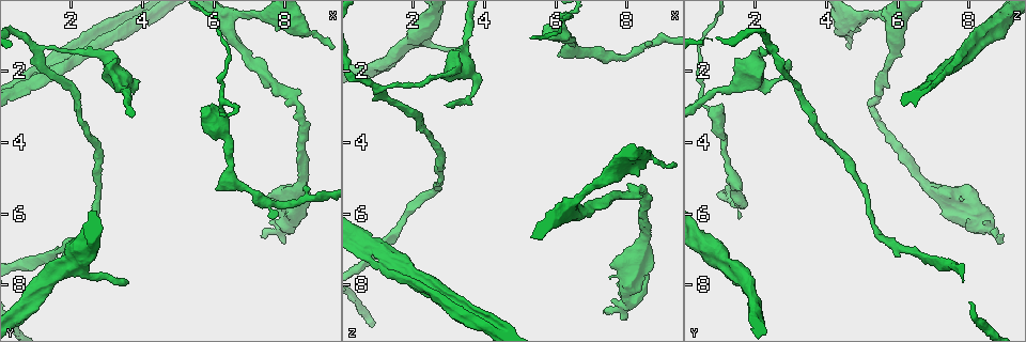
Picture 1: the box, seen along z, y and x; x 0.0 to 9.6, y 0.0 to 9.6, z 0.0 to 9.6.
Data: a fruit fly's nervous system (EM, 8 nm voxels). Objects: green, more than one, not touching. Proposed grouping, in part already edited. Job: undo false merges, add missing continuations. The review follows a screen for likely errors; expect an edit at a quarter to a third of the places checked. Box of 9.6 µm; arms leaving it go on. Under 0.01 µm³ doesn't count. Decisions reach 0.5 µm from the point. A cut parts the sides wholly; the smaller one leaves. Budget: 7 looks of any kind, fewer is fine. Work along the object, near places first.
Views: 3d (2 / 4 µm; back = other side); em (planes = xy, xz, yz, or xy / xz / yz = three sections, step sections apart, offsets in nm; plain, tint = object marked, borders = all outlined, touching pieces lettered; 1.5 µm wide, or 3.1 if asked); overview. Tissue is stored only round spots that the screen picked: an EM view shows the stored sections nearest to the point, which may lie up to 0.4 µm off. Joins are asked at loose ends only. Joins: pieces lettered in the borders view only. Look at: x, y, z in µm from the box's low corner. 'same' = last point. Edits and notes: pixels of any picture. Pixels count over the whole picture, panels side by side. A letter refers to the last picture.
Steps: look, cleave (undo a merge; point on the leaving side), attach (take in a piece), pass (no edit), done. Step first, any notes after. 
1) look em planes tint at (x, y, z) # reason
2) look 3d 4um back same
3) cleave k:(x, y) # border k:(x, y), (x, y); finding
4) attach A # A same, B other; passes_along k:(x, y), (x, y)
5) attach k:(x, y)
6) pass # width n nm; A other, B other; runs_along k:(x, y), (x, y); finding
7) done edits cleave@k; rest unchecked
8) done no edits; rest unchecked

look em xz step 8 borders at (2.95, 1.80, 3.00) # thin end

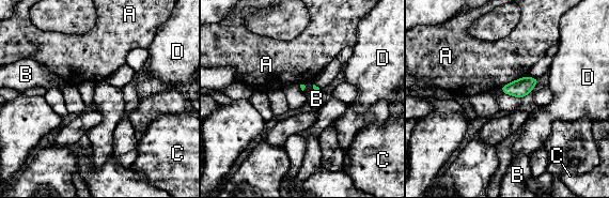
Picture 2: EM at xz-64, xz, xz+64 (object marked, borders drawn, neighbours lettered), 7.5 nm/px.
pass # A other, B other, C other, D other; border 2:(527, 75), (500, 88); no lettered piece goes on from it

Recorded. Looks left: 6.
look 3d 4um back at (1.10, 1.35, 2.55) # three arms meet

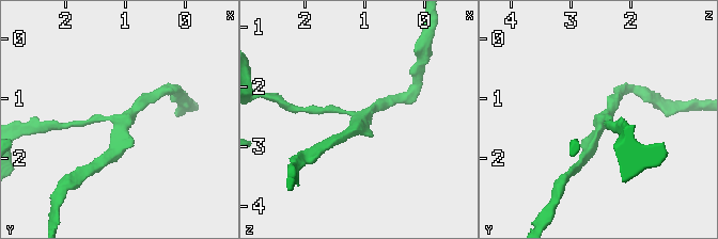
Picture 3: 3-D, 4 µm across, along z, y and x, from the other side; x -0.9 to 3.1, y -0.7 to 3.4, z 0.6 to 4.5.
look em xz step 8 tint at (1.10, 1.40, 2.55)

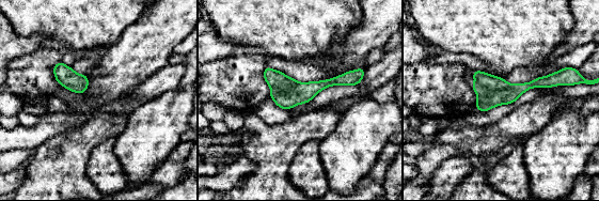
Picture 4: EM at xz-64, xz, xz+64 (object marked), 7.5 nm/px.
look em planes borders same # another direction

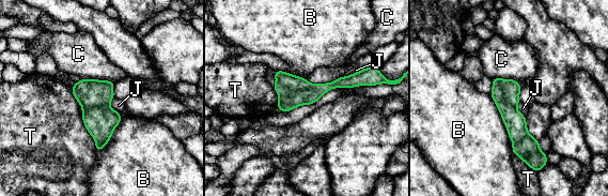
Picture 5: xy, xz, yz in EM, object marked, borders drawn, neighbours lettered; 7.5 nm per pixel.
cleave 5:(290, 81) # B other, C other, J other, T other; part_leaving 5:(495, 80), (517, 133), (541, 155); two neurons meet here

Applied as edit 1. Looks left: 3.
done edits cleave@5; rest unchecked

